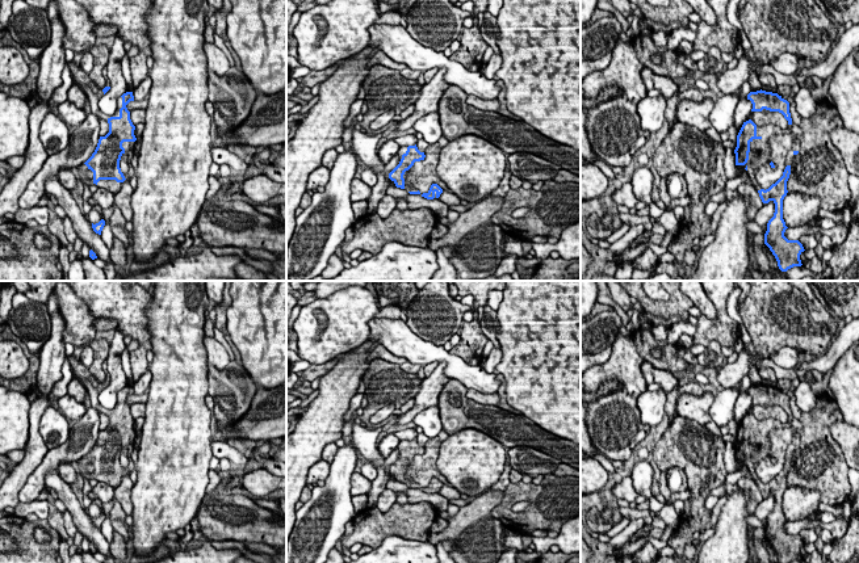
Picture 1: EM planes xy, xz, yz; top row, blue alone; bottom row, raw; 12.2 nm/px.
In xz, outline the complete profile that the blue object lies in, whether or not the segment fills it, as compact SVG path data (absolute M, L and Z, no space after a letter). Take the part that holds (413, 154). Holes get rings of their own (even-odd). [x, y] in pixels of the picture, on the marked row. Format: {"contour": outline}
{"contour": "M415 146L399 147L397 152L399 157L399 164L389 173L389 178L395 184L397 188L405 189L410 194L420 194L415 188L407 188L405 185L405 172L411 169L415 161L424 160L424 152L420 152Z"}

